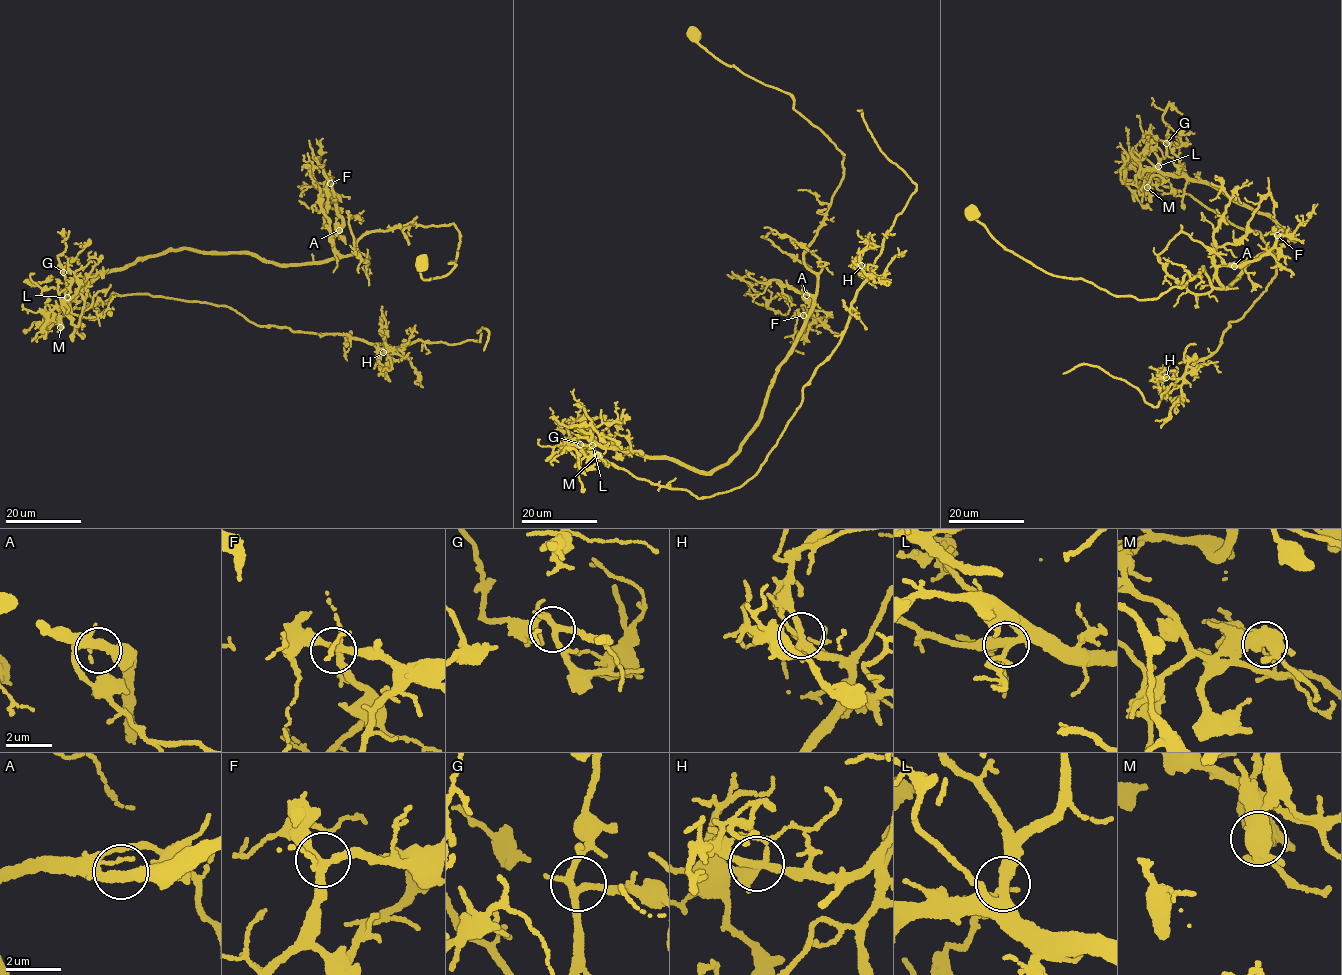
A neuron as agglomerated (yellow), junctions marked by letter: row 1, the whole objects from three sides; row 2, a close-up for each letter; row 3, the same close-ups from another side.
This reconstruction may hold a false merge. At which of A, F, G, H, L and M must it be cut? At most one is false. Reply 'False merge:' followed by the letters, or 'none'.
False merge: M

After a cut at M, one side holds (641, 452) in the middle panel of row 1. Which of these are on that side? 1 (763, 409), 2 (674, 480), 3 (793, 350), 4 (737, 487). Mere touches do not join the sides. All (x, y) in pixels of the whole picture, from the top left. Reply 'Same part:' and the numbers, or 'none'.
Same part: 1, 3

